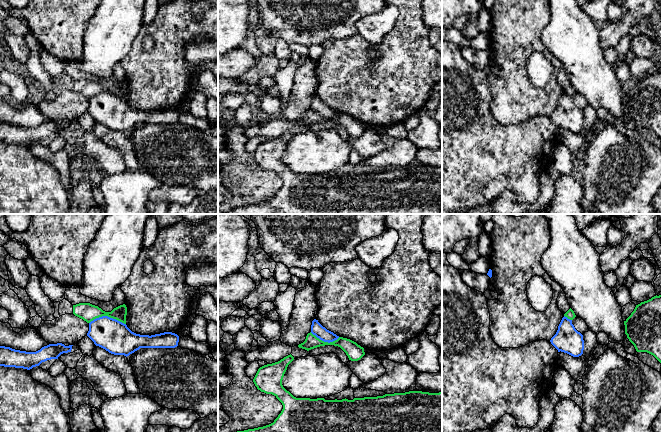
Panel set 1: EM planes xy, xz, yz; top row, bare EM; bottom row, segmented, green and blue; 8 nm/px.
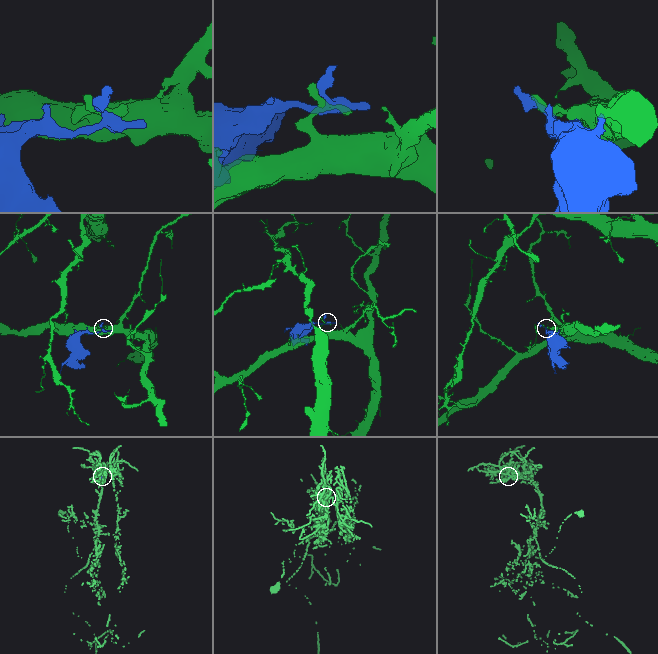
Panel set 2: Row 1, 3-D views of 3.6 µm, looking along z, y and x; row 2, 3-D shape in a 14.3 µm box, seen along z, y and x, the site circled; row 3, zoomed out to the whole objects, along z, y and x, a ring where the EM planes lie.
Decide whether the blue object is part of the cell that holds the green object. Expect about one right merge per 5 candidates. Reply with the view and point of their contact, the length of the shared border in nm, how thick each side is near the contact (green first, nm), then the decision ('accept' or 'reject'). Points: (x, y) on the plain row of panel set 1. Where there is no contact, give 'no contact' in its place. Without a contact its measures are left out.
xy (107, 91) | 300 nm | 140/260 nm | reject

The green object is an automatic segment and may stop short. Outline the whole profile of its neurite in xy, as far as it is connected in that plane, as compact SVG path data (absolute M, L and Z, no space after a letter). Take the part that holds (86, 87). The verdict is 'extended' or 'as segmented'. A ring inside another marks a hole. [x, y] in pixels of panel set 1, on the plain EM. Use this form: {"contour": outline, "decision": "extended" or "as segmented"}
{"contour": "M79 79L73 81L73 90L87 99L90 99L96 94L108 92L126 100L127 83L123 80L114 84L111 88L105 88L98 82L90 79Z", "decision": "as segmented"}

